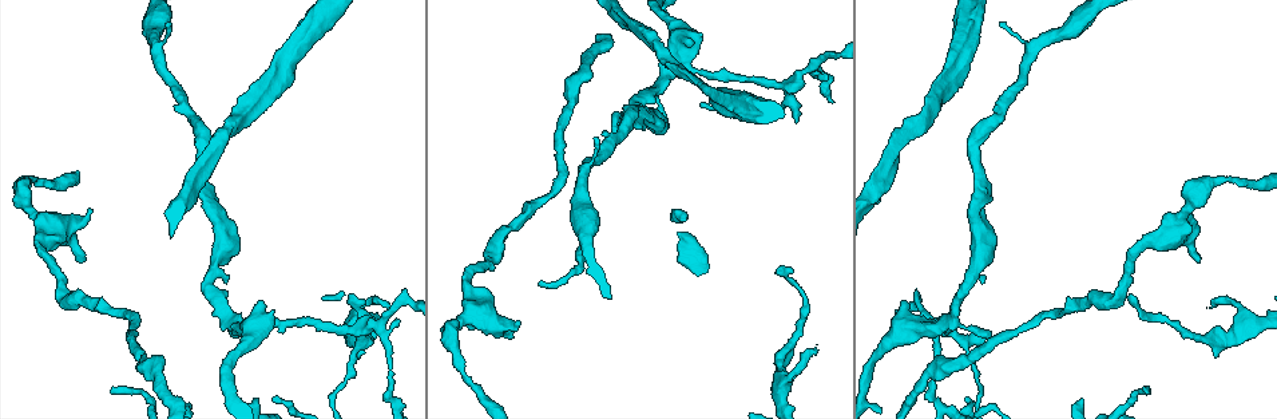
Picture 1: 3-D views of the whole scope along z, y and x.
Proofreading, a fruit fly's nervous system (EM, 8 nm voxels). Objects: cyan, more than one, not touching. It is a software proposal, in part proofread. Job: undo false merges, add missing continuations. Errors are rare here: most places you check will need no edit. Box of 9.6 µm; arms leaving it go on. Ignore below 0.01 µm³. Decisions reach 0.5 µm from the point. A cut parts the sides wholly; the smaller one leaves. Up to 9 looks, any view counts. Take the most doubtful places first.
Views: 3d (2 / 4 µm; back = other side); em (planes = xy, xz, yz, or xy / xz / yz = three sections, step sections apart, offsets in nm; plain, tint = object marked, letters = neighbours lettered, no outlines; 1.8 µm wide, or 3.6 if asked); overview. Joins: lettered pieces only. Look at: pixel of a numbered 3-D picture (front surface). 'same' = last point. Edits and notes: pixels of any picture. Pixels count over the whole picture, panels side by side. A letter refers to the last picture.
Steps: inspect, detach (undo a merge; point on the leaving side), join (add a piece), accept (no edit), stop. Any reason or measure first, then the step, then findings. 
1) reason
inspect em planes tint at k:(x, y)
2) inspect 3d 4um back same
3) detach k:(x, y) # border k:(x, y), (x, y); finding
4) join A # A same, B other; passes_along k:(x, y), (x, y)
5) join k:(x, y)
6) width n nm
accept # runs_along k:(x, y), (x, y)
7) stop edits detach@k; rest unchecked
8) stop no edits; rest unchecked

free end
inspect em xz step 8 tint at 1:(813, 350)

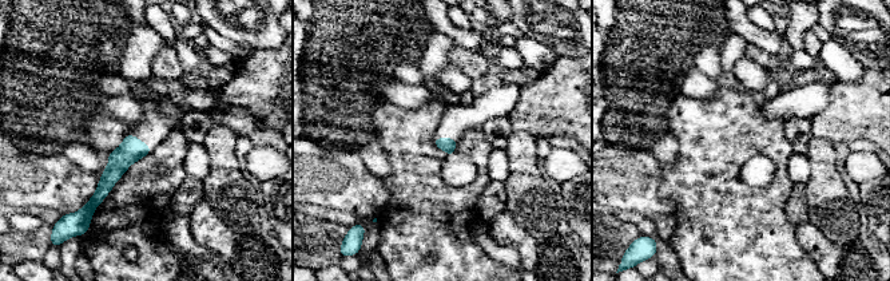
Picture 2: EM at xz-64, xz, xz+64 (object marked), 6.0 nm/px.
inspect em planes letters same

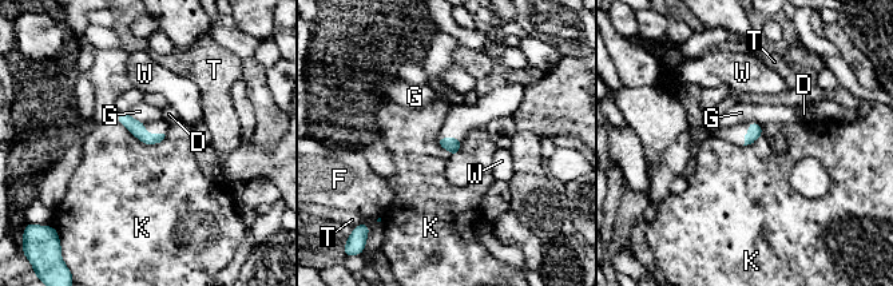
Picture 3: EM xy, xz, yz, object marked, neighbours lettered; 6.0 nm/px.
width 90 nm
accept # D other, F other, G other, K other, T other, W other; runs_along 3:(119, 115), (145, 138), (159, 136); none of them fits

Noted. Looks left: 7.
branch stops here
inspect 3d 4um at 1:(520, 322)

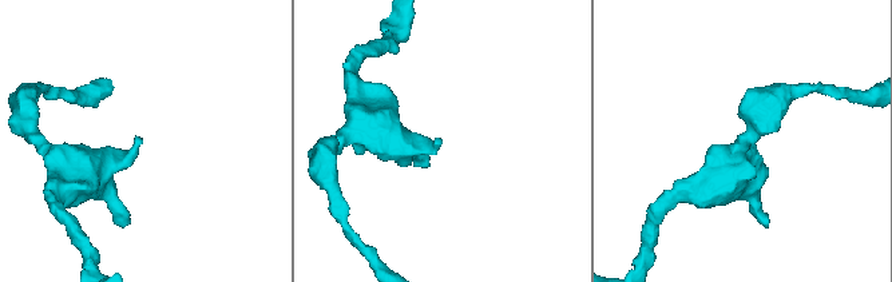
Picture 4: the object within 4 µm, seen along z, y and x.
need the tissue
inspect em planes letters at 4:(440, 144)

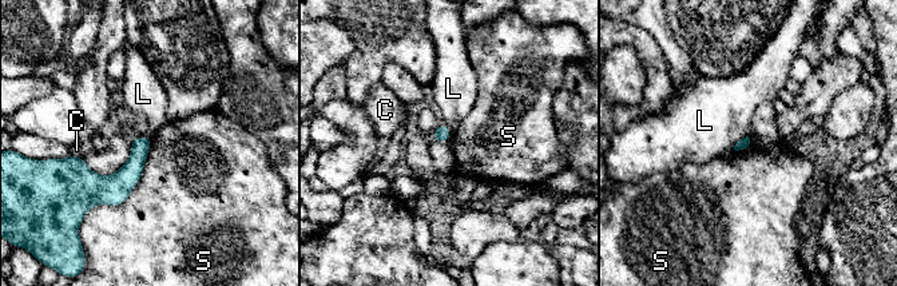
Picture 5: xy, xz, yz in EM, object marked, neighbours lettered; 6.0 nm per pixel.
accept # C other, L other, S other; border 5:(151, 138), (130, 195), (90, 210); no lettered piece goes on from it

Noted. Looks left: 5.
stops while still wide
inspect em yz step 4 tint at 1:(267, 73)

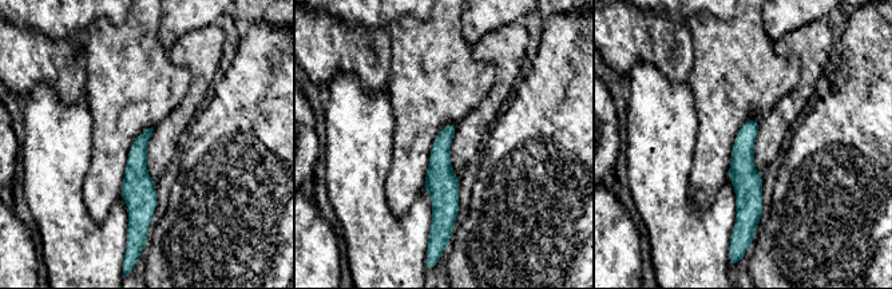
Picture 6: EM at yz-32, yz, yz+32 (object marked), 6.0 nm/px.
see the neighbours
inspect em yz step 4 letters same

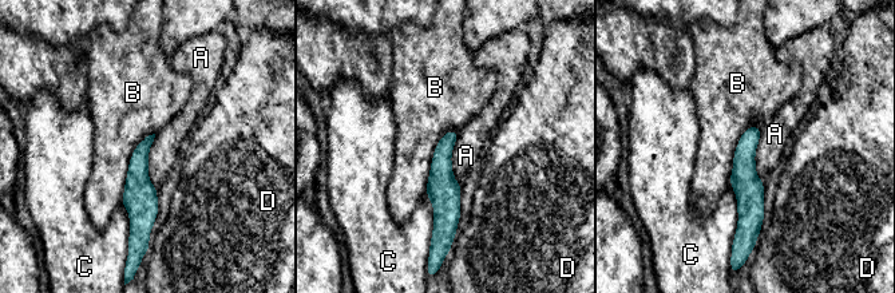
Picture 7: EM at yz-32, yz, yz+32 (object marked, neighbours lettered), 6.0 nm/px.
accept # A other, B other, C other, D other; none of them fits

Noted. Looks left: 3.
inspect 3d 4um at 1:(367, 342)

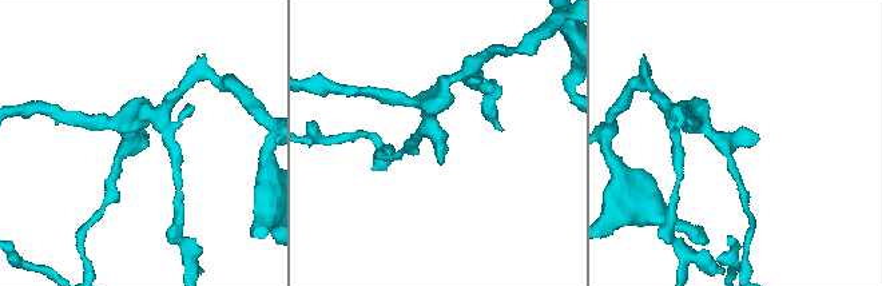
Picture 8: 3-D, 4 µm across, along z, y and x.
shape alone is not enough
inspect em yz step 4 tint at 8:(441, 164)

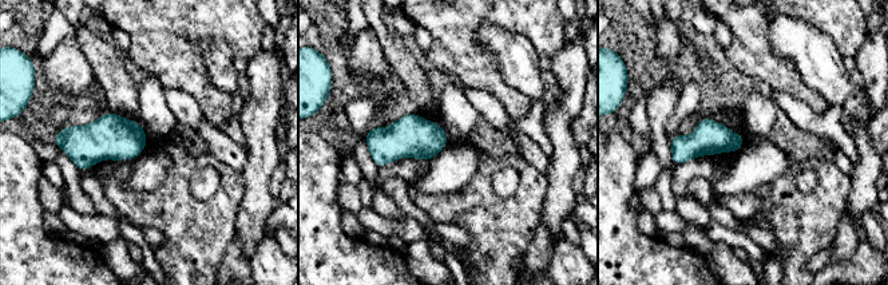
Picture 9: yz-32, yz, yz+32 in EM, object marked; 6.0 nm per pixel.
inspect em planes letters same

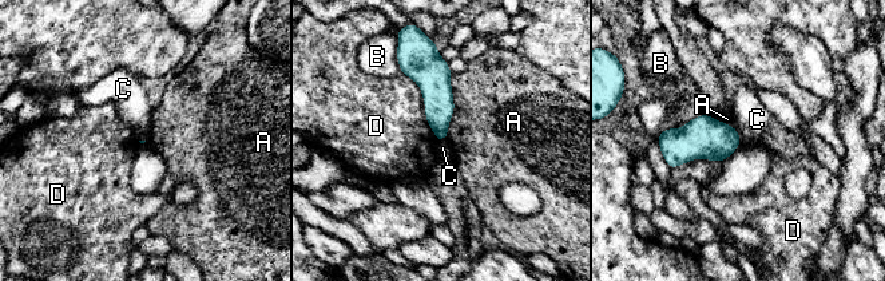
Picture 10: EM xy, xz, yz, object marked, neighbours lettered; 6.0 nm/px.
accept # A other, B other, C other, D other; border 10:(733, 126), (742, 142); no lettered piece goes on from it

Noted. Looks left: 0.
stop no edits; rest unchecked

